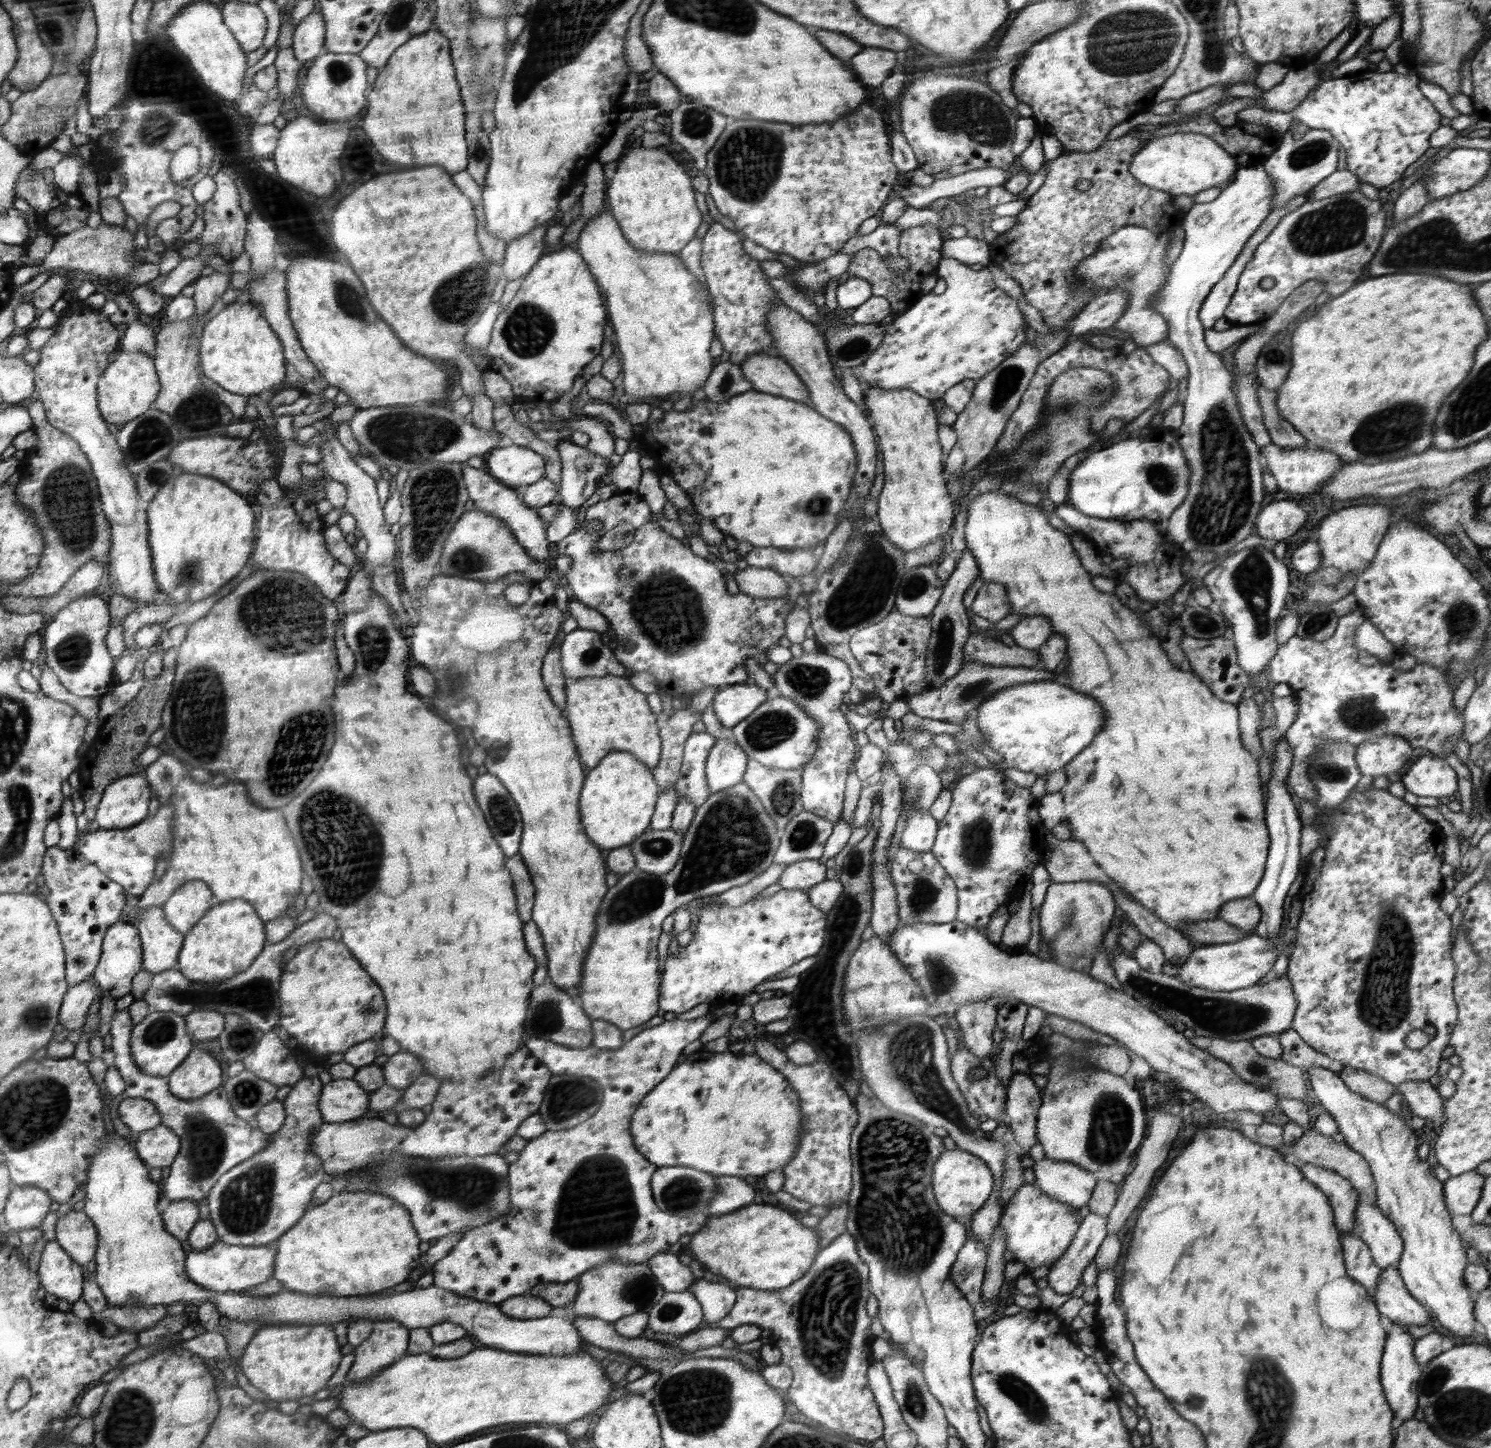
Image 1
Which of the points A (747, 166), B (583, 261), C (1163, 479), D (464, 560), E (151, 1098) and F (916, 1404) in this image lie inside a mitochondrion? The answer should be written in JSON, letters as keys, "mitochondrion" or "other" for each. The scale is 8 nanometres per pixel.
{"A":"mitochondrion","B":"other","C":"mitochondrion","D":"mitochondrion","E":"other","F":"mitochondrion"}

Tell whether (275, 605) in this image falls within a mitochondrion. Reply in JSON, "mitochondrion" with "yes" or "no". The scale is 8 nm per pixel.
{"mitochondrion":"yes"}

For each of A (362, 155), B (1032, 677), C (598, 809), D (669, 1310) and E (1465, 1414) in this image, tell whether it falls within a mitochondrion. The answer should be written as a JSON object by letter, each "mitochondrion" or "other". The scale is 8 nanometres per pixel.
{"A":"other","B":"other","C":"other","D":"mitochondrion","E":"mitochondrion"}

